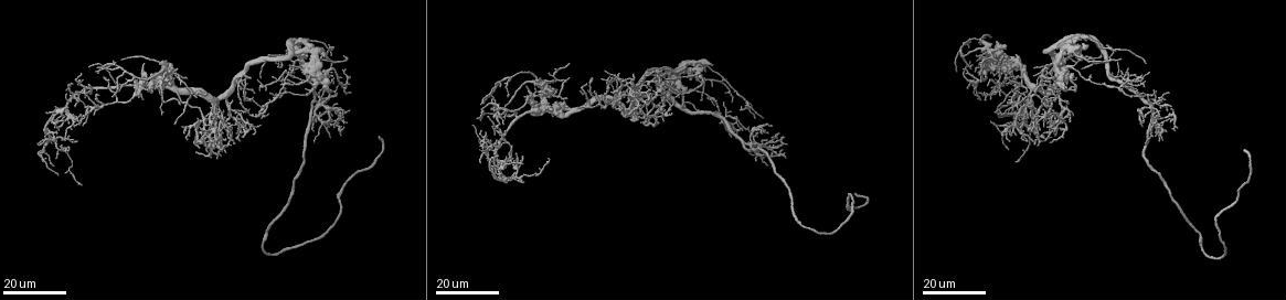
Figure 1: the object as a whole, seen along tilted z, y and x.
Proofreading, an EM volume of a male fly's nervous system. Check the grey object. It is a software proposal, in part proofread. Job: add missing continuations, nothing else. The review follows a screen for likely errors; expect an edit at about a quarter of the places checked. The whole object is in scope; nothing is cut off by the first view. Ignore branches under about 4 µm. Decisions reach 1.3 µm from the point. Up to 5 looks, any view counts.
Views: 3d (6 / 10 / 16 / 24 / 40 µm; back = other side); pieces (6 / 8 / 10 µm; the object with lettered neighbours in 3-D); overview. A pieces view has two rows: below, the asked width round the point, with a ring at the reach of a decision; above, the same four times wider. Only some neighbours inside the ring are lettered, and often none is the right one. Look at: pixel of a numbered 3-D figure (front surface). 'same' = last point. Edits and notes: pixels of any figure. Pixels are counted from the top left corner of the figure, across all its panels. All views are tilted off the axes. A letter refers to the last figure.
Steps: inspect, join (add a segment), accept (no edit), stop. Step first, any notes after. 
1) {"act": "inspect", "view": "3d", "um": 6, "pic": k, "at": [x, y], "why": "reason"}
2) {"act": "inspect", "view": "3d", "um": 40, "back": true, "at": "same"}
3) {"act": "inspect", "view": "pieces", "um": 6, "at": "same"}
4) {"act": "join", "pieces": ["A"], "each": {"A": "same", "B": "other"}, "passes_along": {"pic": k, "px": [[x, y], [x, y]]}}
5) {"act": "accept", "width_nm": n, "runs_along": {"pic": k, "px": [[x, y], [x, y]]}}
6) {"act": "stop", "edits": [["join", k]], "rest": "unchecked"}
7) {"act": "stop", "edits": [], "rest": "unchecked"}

{"act": "inspect", "view": "3d", "um": 24, "pic": 1, "at": [176, 124], "why": "an open end"}

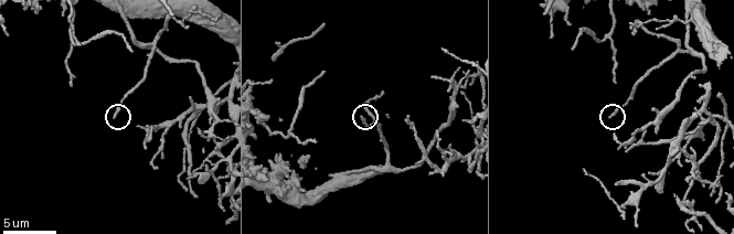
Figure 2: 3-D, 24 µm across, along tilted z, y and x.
{"act": "inspect", "view": "pieces", "um": 10, "pic": 2, "at": [362, 116]}

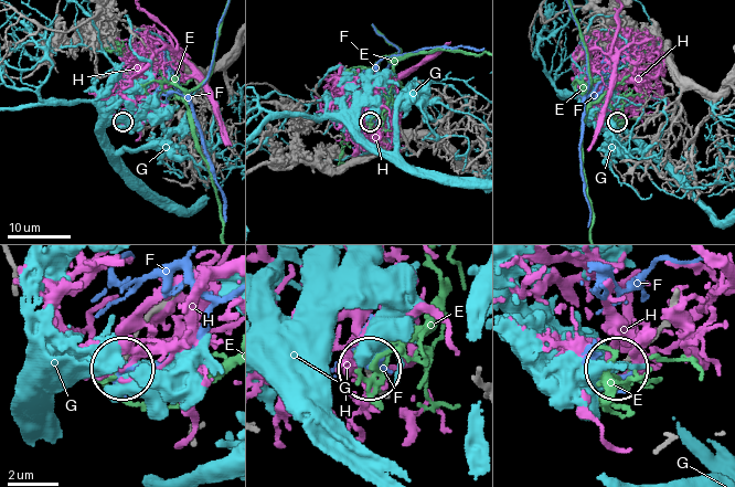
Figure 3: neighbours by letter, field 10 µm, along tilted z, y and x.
{"act": "accept", "each": {"E": "other", "F": "other", "G": "other", "H": "other"}, "found": "none of them fits"}

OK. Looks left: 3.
{"act": "inspect", "view": "3d", "um": 16, "pic": 1, "at": [507, 96], "why": "tapers out"}

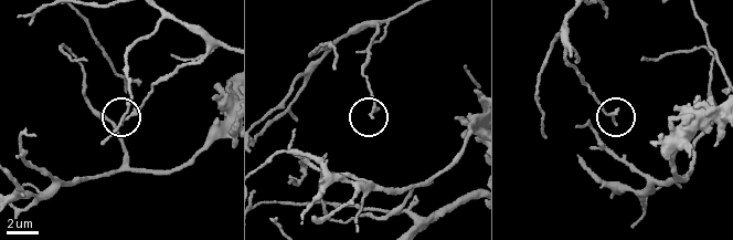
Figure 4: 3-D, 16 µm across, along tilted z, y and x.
{"act": "inspect", "view": "pieces", "um": 6, "pic": 4, "at": [613, 124]}

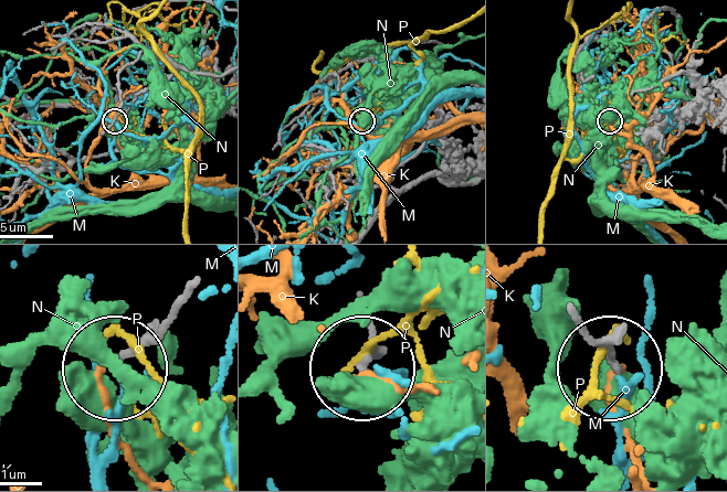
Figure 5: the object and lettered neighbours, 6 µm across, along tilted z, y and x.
{"act": "accept", "each": {"K": "other", "M": "other", "N": "other", "P": "other"}, "found": "no lettered segment goes on from it"}

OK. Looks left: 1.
{"act": "stop", "edits": [], "rest": "unchecked"}

